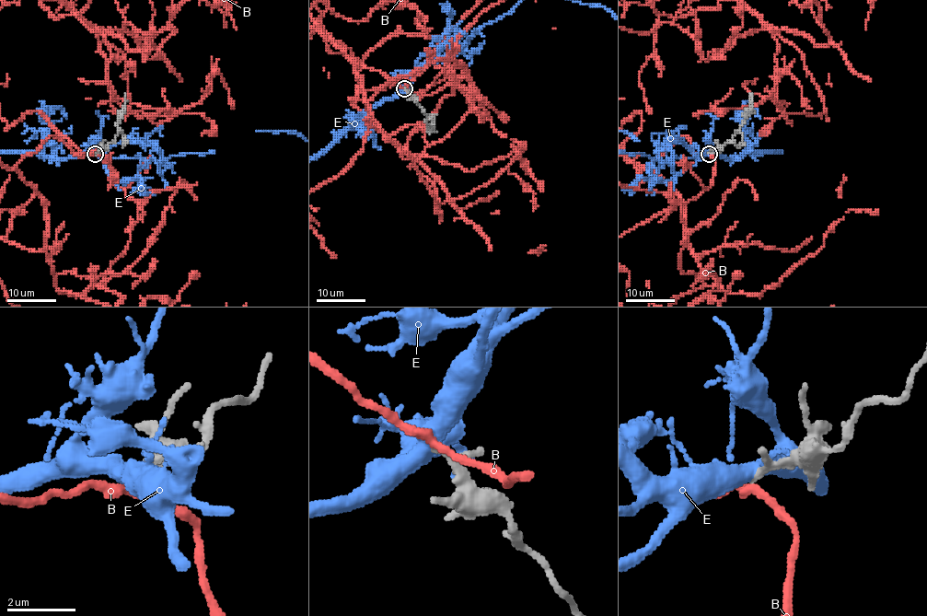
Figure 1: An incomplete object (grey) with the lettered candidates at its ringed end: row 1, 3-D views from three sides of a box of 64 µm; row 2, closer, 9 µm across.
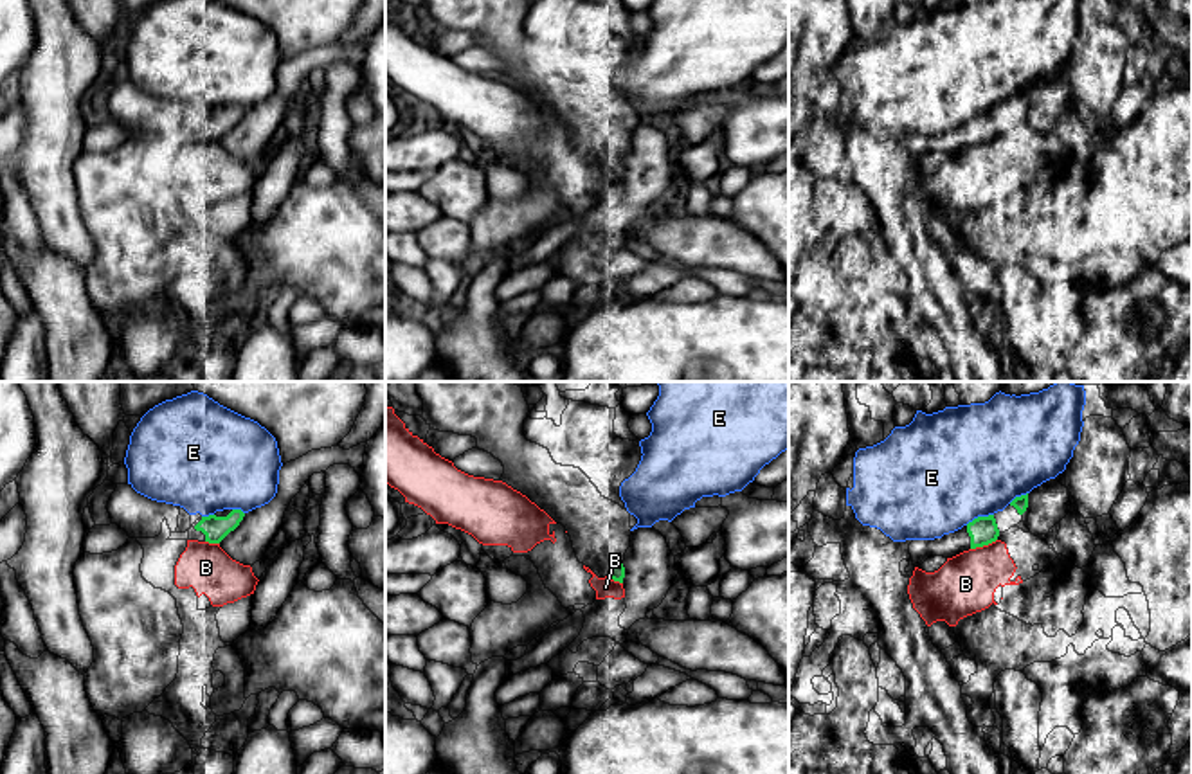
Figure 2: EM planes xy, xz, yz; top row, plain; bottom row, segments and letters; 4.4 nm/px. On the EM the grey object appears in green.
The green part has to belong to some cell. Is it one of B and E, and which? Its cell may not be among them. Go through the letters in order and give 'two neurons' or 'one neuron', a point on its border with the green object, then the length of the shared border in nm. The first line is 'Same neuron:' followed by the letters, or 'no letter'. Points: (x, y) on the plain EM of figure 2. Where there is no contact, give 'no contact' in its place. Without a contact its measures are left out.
Same neuron: no letter
B: two neurons; contact yz (984, 141); length 130 nm
E: two neurons; contact yz (978, 114); length 140 nm

